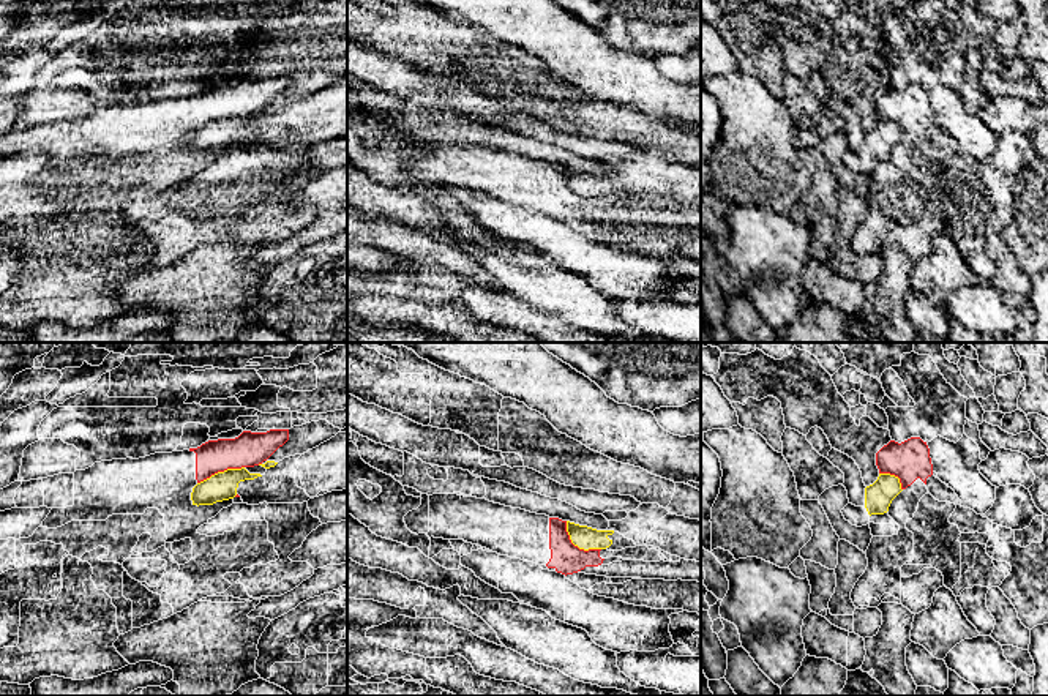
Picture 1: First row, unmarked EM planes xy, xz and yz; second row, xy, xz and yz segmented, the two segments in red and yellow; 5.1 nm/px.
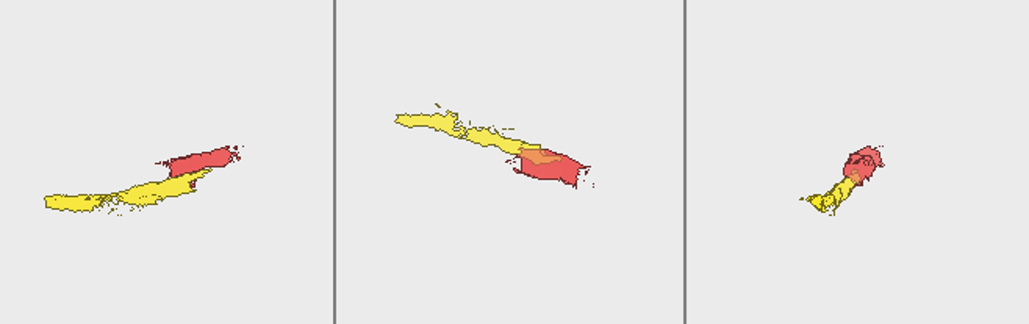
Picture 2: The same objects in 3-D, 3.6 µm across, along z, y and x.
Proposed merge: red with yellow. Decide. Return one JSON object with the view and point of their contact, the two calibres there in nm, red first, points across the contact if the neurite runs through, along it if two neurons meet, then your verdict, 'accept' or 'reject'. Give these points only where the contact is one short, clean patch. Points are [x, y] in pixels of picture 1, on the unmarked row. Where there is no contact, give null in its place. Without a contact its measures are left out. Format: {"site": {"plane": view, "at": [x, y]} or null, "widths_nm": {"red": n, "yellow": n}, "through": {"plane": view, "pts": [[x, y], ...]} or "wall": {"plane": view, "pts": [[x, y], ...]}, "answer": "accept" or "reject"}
{"site": {"plane": "xz", "at": [576, 193]}, "widths_nm": {"red": 160, "yellow": 120}, "wall": {"plane": "xz", "pts": [[565, 168], [565, 177], [575, 191], [584, 196], [600, 196]]}, "answer": "reject"}

